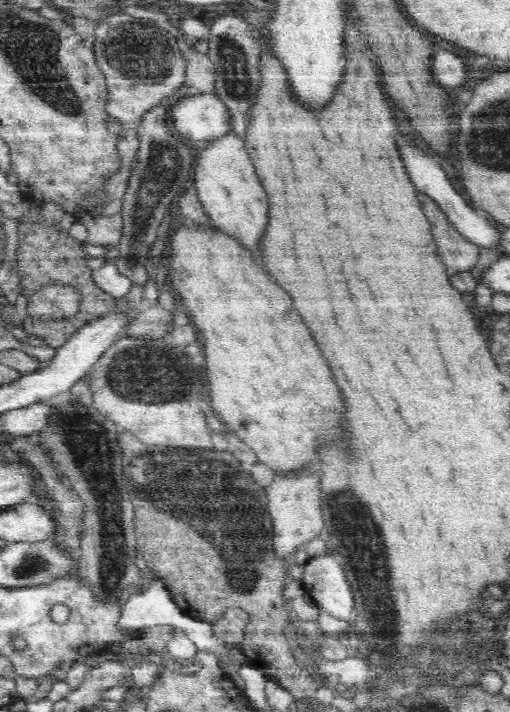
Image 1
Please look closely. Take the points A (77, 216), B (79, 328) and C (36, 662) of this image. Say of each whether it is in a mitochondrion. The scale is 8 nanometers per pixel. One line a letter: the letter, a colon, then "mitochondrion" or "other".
A: other
B: other
C: other

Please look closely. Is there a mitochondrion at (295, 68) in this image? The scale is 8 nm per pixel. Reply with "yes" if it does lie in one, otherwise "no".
no

